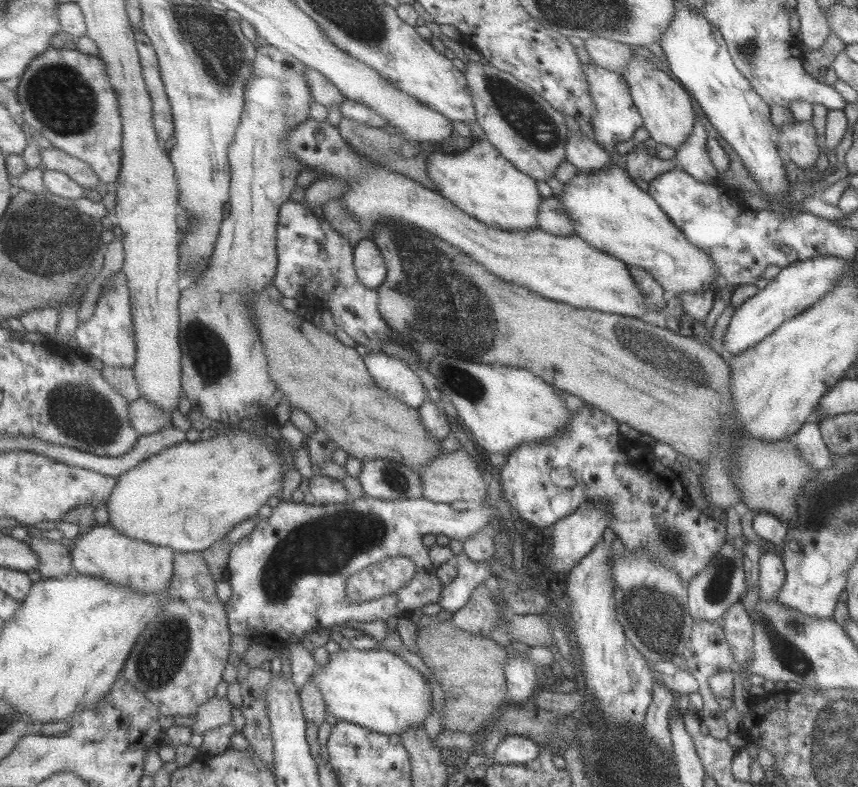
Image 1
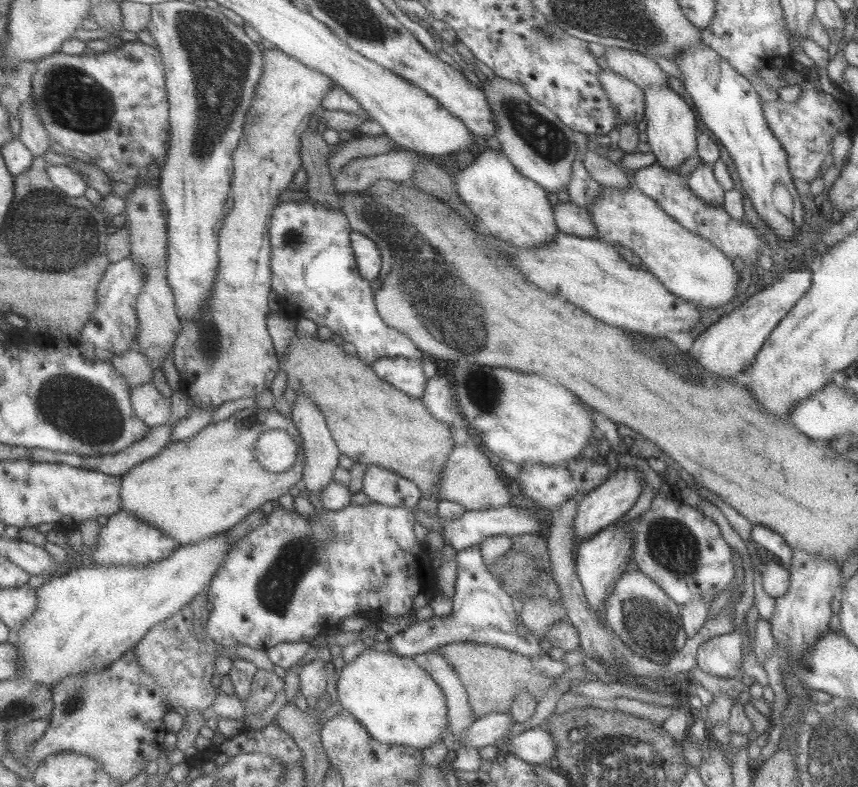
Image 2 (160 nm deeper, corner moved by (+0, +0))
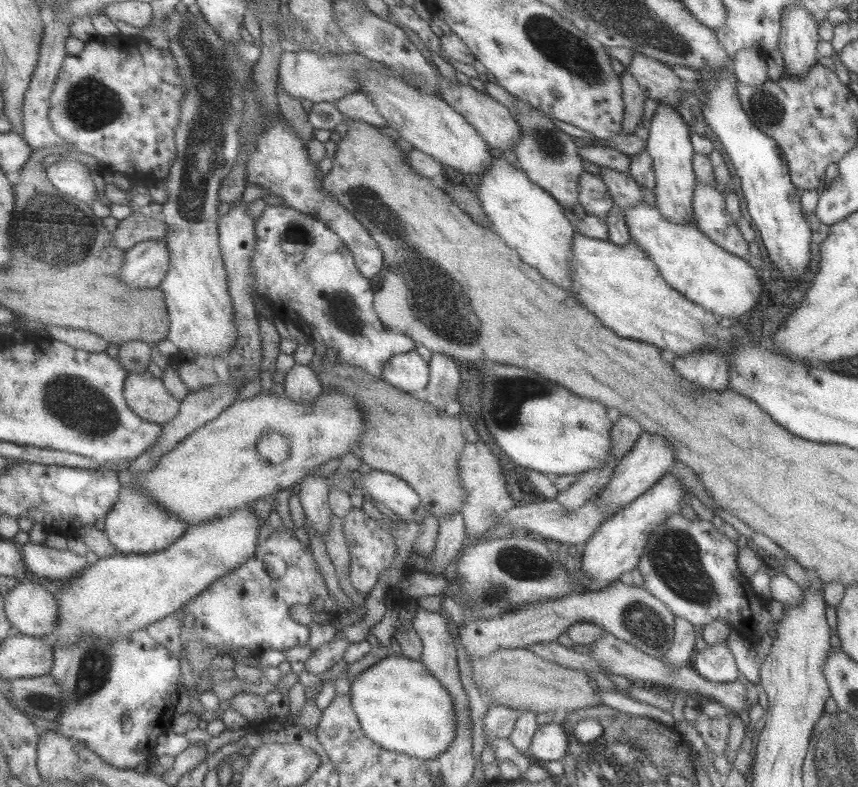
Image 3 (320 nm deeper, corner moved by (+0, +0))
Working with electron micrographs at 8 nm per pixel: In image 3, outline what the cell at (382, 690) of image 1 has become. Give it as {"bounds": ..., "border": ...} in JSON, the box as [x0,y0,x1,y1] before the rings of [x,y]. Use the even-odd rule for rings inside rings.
{"bounds":[351,654,458,760],"border":[[[392,654],[391,656],[385,657],[383,660],[373,662],[373,665],[365,672],[362,672],[351,684],[351,694],[356,713],[360,718],[362,727],[366,731],[366,735],[387,750],[405,753],[409,756],[420,758],[421,760],[433,760],[438,759],[442,754],[445,754],[448,750],[450,750],[453,741],[457,738],[458,720],[456,714],[458,713],[458,710],[456,709],[453,695],[450,693],[450,690],[447,690],[446,686],[443,686],[443,683],[439,680],[439,678],[437,678],[427,668],[427,666],[423,664],[423,661],[407,658],[402,654]]]}

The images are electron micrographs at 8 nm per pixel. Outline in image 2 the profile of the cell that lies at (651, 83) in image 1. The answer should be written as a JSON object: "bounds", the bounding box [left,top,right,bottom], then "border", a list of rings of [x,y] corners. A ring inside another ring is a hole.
{"bounds":[642,85,699,171],"border":[[[667,85],[646,86],[642,90],[645,94],[645,114],[642,118],[646,122],[644,132],[650,151],[655,156],[654,162],[665,170],[675,171],[684,160],[696,154],[696,136],[699,131],[696,129],[695,114],[683,97],[677,95]]]}

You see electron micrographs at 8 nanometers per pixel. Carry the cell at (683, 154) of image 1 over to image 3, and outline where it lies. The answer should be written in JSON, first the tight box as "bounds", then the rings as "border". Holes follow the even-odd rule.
{"bounds":[692,183,750,258],"border":[[[696,183],[692,198],[694,222],[699,232],[727,252],[750,258],[747,243],[726,209],[723,195],[717,186]]]}

